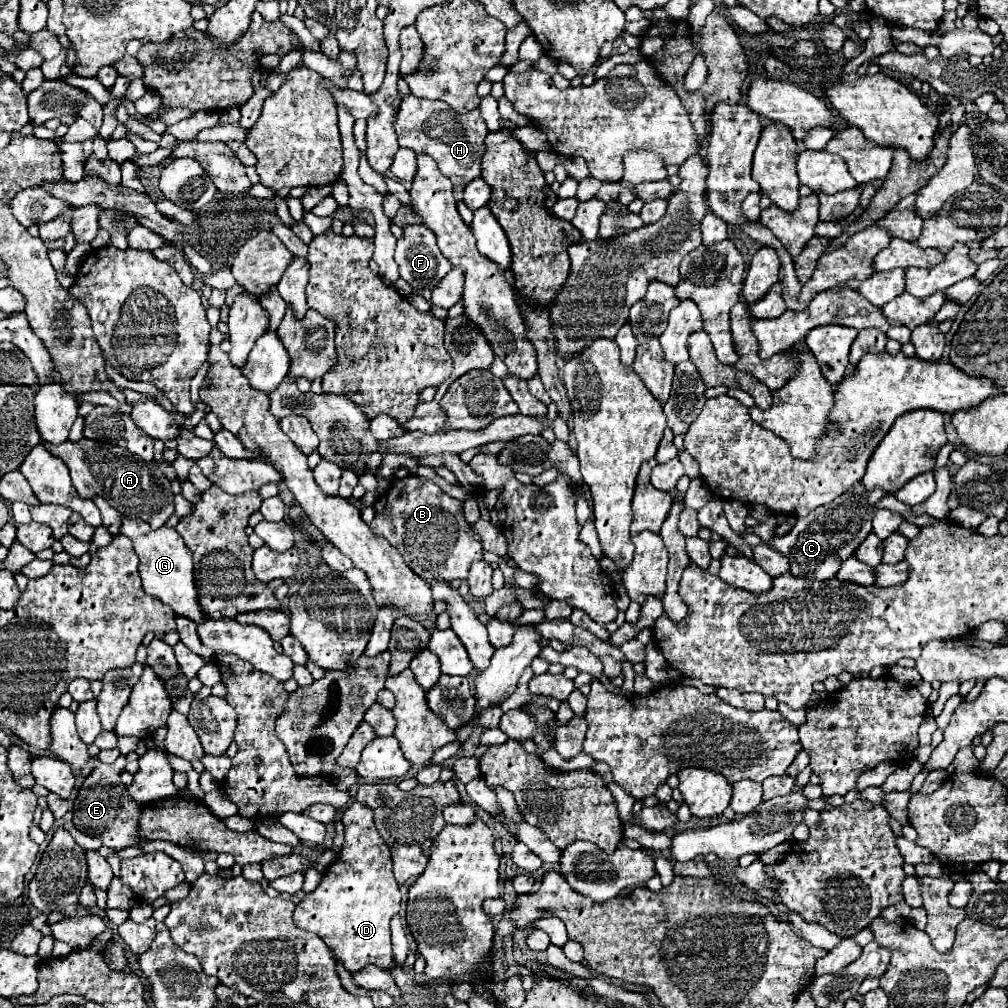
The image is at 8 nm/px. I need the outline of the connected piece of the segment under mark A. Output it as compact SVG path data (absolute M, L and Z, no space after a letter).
M81 438L79 442L67 440L59 446L43 442L43 446L65 462L81 498L91 500L93 496L103 496L115 510L127 514L129 518L143 520L151 528L165 526L165 522L175 514L175 494L171 498L171 480L165 478L165 474L153 462L143 462L119 446L99 444L97 440L87 438Z

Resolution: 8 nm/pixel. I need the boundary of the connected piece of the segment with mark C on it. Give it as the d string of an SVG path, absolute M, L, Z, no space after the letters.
M861 482L855 484L849 492L835 498L831 504L809 512L805 518L797 518L795 528L781 538L771 540L773 548L785 554L791 562L791 574L795 578L807 580L831 580L833 574L839 570L839 564L853 556L855 548L871 534L873 516L877 510L877 502L889 496L883 488L867 490Z

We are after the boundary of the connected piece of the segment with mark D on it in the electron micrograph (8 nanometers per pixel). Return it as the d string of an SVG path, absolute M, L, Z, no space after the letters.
M353 802L341 820L345 826L345 846L337 856L343 858L337 858L323 874L317 890L297 904L293 920L299 928L315 932L331 948L335 962L341 962L349 972L359 972L367 964L375 964L391 970L399 988L413 981L399 979L402 968L395 964L391 950L389 922L401 904L401 890L391 870L391 852L377 832L373 812L367 804Z

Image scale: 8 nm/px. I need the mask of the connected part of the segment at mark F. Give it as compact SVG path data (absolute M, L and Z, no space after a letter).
M405 226L403 230L405 234L401 240L397 240L397 248L395 248L395 262L399 264L399 274L417 290L433 290L453 266L439 252L435 234L427 226Z

